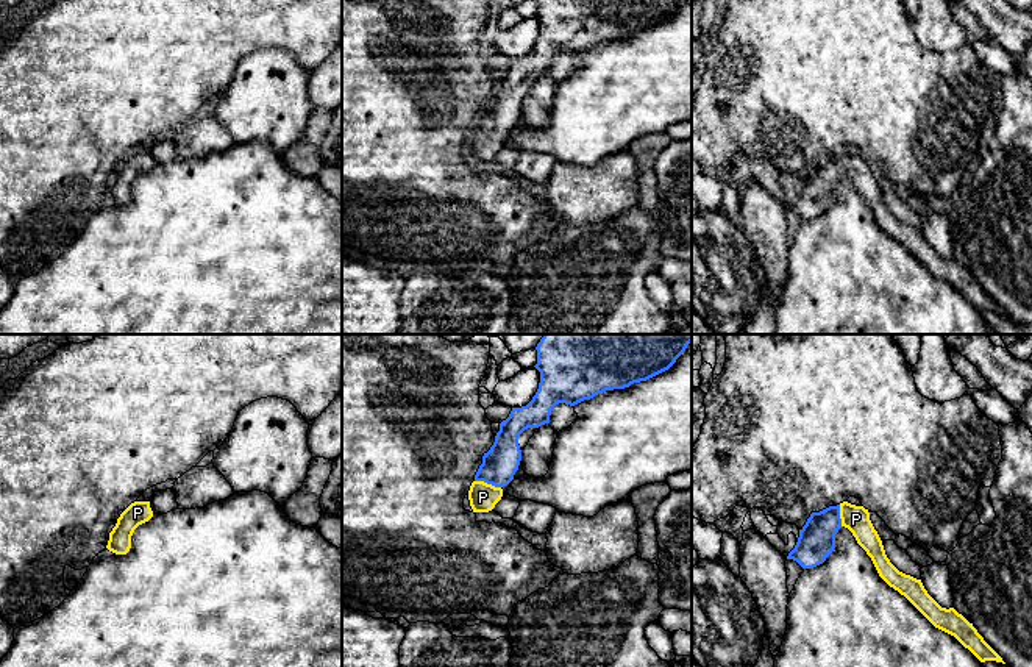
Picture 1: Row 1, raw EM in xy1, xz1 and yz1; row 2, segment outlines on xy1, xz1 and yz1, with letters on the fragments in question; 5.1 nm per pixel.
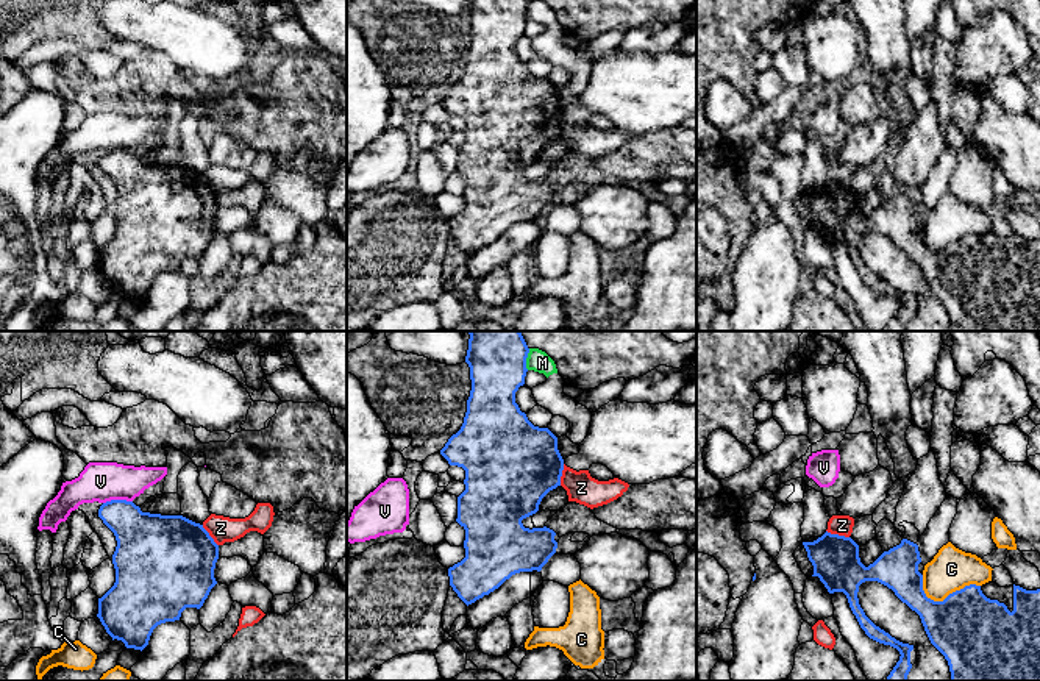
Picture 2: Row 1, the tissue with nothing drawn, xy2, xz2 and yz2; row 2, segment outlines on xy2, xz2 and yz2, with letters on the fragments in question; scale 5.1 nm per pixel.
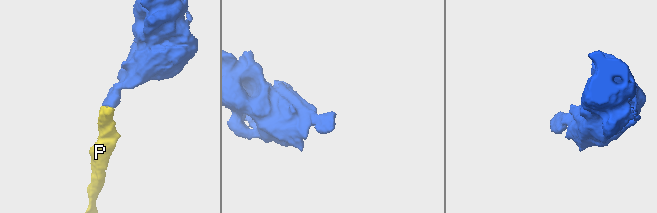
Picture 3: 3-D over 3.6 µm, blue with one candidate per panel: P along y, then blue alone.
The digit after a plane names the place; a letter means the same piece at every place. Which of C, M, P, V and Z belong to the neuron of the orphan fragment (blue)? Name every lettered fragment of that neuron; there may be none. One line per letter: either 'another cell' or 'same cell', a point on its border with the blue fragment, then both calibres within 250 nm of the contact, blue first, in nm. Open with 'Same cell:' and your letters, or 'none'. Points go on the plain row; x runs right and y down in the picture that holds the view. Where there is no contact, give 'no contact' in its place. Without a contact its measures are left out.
Same cell: P
C: another cell | yz2 (943, 250) | 400/220 nm
M: another cell | xz2 (525, 10) | 260/110 nm
P: same cell | xz1 (487, 133) | 180/150 nm
V: another cell | xy2 (117, 150) | 280/200 nm
Z: another cell | yz2 (837, 185) | 240/110 nm

